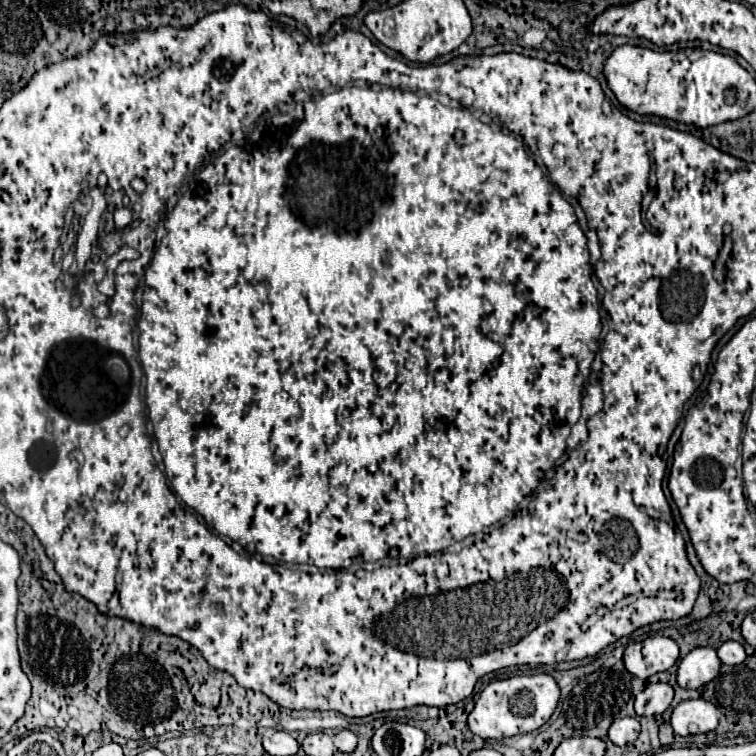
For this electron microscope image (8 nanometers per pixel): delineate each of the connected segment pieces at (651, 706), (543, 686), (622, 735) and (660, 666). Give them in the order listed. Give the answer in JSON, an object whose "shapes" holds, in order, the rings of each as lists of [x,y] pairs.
{"shapes":[[[[657,682],[657,684],[647,684],[643,692],[637,694],[635,698],[635,712],[637,716],[655,716],[663,714],[675,696],[675,690],[667,682]]],[[[551,674],[513,676],[509,680],[495,680],[485,686],[473,712],[469,714],[469,728],[485,740],[501,740],[505,736],[529,734],[541,728],[557,708],[561,688]]],[[[625,716],[625,718],[619,718],[619,720],[615,720],[615,722],[611,724],[607,736],[609,736],[609,740],[611,740],[613,744],[625,746],[625,744],[633,742],[633,740],[639,736],[639,732],[641,732],[639,720]]],[[[653,636],[643,642],[631,642],[623,654],[625,668],[643,680],[657,672],[669,670],[677,660],[679,646],[667,636]]]]}

